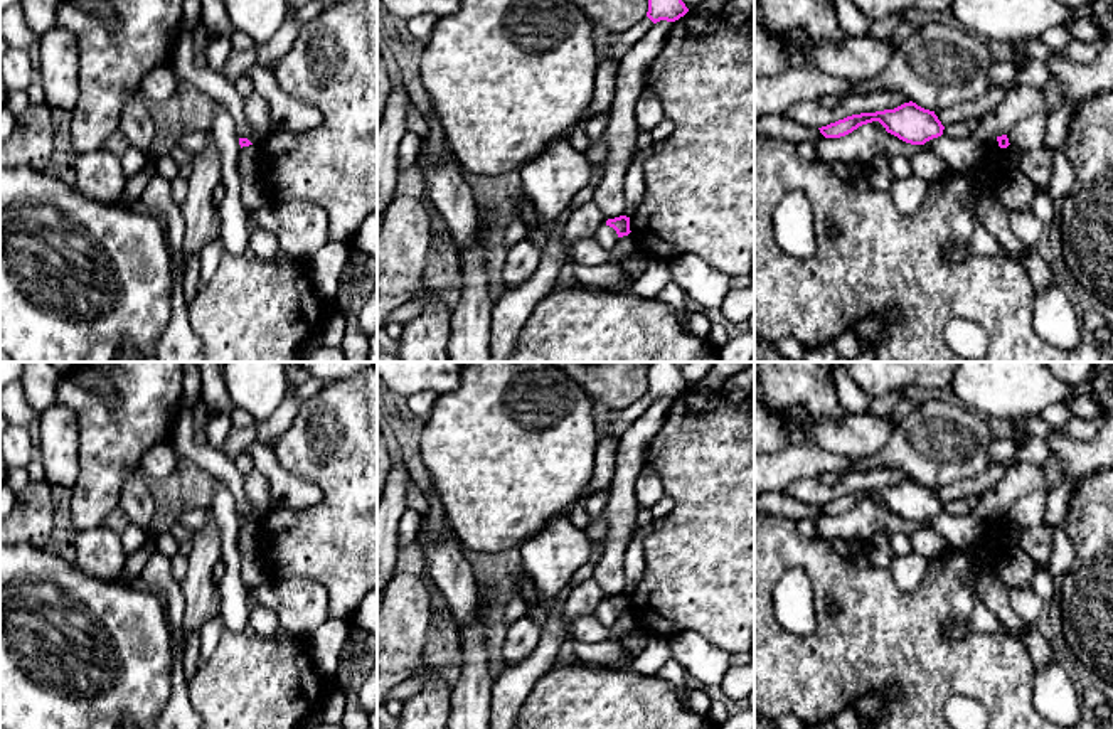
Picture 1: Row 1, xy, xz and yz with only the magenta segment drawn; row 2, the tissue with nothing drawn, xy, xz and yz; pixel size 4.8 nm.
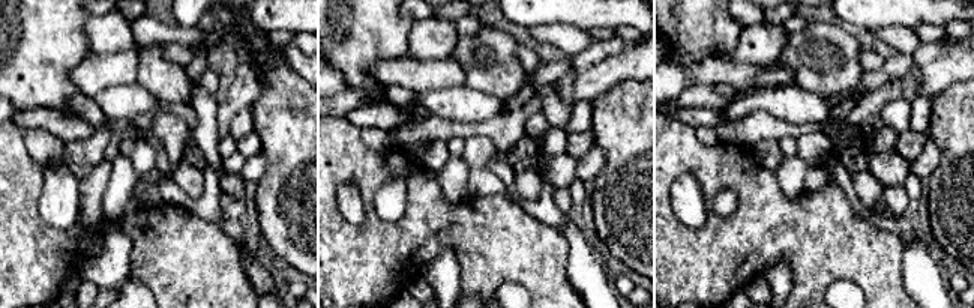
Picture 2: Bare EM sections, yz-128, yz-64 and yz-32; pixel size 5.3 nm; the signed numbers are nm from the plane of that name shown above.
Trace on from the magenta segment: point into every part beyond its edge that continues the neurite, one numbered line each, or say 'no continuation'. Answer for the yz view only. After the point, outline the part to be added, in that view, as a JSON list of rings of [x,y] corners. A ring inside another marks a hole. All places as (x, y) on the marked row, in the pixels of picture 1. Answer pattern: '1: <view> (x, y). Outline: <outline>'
no continuation

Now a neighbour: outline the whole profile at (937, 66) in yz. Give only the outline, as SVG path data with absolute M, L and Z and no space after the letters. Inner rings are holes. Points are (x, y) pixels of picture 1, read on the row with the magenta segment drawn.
M923 24L897 44L884 72L859 81L849 96L897 91L924 109L940 111L985 96L992 86L993 62L975 34Z

